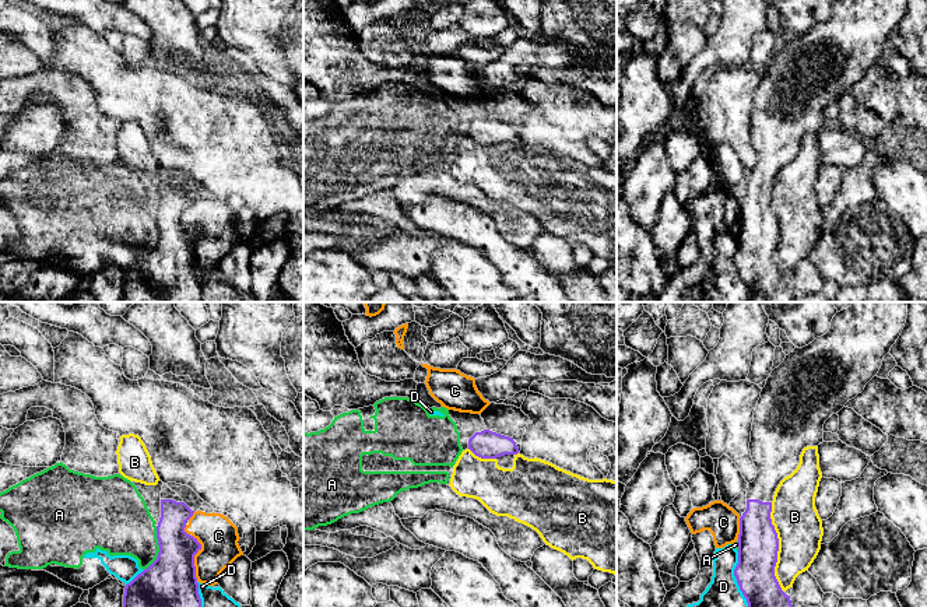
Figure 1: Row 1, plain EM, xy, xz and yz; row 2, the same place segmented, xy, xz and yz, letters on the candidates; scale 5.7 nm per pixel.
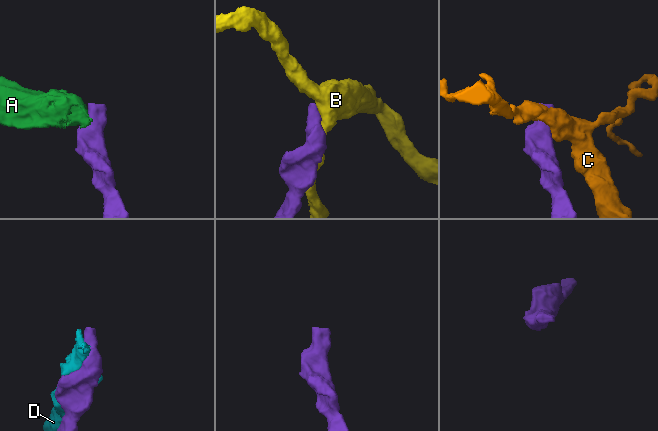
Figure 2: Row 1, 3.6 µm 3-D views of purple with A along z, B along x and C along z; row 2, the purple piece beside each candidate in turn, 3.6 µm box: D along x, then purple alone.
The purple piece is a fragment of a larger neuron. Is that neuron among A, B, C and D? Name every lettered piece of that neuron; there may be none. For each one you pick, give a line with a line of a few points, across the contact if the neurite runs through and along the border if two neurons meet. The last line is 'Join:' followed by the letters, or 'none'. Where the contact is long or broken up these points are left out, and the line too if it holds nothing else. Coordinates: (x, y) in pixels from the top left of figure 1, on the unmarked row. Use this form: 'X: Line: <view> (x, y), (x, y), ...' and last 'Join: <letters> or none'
Join: none

